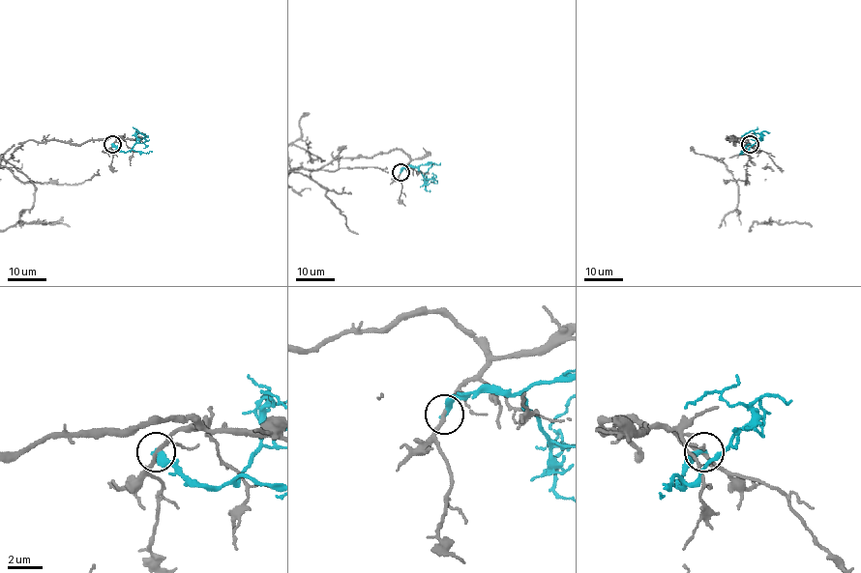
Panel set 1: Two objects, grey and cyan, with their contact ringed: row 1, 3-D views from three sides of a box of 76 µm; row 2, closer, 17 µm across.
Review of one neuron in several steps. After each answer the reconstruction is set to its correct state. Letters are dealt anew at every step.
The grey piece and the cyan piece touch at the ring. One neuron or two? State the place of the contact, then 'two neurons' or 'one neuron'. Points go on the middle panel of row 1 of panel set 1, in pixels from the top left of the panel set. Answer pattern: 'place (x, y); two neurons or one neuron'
place (400, 172); two neurons

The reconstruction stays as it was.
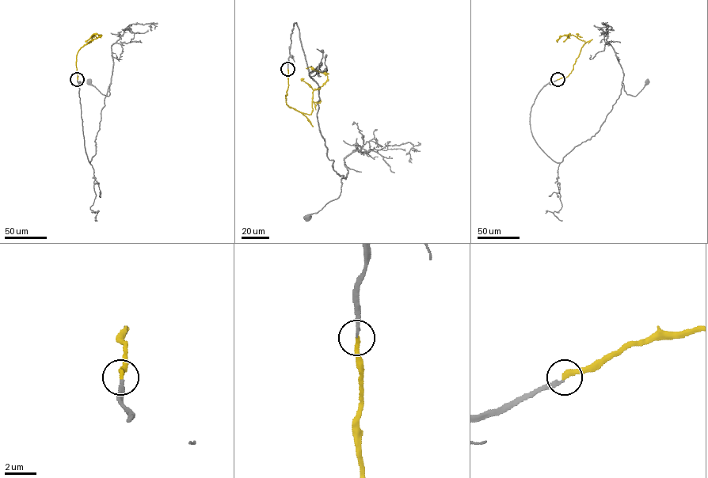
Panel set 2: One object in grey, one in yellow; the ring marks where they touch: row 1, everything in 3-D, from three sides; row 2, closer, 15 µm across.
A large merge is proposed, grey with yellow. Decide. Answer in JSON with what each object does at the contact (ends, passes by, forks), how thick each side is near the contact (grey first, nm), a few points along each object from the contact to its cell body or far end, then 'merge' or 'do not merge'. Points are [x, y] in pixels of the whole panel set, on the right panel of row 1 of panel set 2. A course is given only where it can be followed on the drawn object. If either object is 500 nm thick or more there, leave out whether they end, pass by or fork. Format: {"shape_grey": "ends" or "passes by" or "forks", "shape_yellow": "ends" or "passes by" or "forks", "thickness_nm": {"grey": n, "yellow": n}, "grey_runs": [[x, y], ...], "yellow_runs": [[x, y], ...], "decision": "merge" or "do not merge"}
{"shape_grey": "ends", "shape_yellow": "ends", "thickness_nm": {"grey": 200, "yellow": 320}, "grey_runs": [[557, 80], [537, 95], [530, 124], [538, 146], [557, 163], [599, 130], [622, 83], [635, 96], [647, 81]], "yellow_runs": [[557, 79], [567, 77], [571, 72], [585, 42], [569, 33], [560, 37], [557, 42]], "decision": "merge"}

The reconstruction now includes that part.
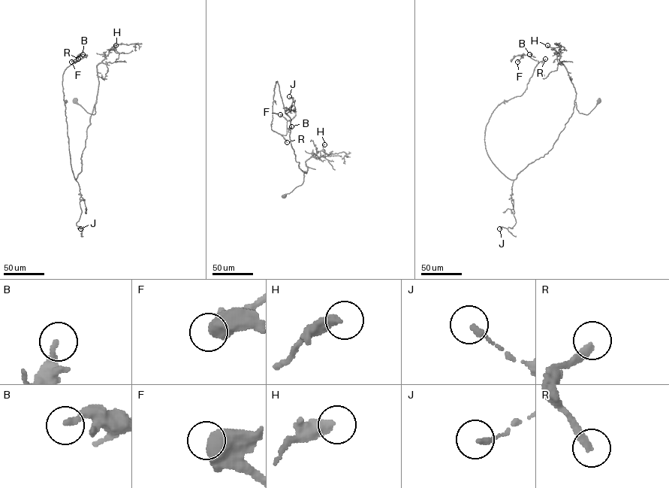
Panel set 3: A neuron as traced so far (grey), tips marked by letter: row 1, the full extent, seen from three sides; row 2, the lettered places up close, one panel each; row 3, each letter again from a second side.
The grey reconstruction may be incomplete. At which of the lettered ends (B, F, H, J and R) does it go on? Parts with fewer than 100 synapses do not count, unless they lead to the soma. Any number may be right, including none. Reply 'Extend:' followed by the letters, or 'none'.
Extend: R

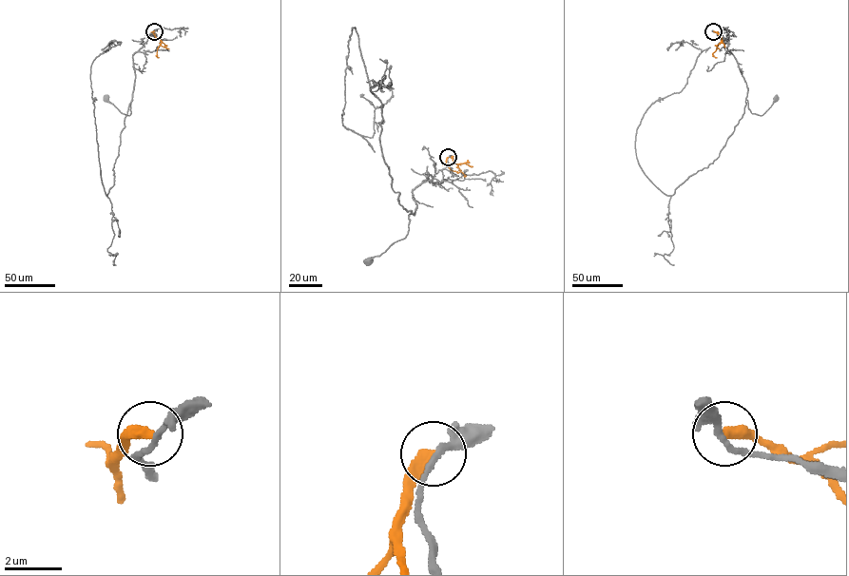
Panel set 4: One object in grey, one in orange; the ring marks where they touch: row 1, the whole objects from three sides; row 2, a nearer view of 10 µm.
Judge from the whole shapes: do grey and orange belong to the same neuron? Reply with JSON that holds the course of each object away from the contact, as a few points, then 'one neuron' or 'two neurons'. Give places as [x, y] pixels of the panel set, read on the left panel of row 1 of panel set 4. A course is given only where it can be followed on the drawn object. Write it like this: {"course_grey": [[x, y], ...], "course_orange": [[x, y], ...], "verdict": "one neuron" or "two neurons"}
{"course_grey": [[154, 31], [132, 55], [135, 77], [130, 114], [122, 113], [106, 98]], "course_orange": [[154, 31], [161, 43], [157, 49], [159, 57]], "verdict": "two neurons"}

